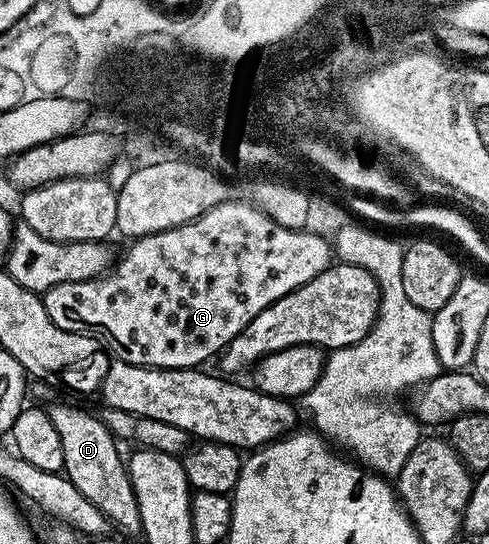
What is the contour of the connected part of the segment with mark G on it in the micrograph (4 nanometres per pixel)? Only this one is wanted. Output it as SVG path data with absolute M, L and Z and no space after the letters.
M238 200L222 202L209 208L209 212L205 212L199 218L181 224L177 228L169 228L165 232L146 234L144 238L134 239L128 245L131 247L124 254L122 251L121 257L102 278L66 282L49 288L41 295L45 304L45 312L49 312L49 320L53 320L53 324L57 324L57 328L65 328L65 332L73 332L81 336L93 336L93 340L97 340L104 351L108 350L111 353L112 359L138 366L156 366L162 370L199 368L204 365L203 361L206 358L213 357L212 359L214 359L224 350L260 312L269 308L269 304L273 304L281 296L301 288L301 284L309 284L309 280L313 280L313 276L321 276L321 272L325 272L327 267L332 265L332 243L328 239L326 242L319 234L310 234L309 231L310 229L307 228L302 230L285 228L274 222L264 210L260 210L258 206L247 200L244 202L238 202Z

